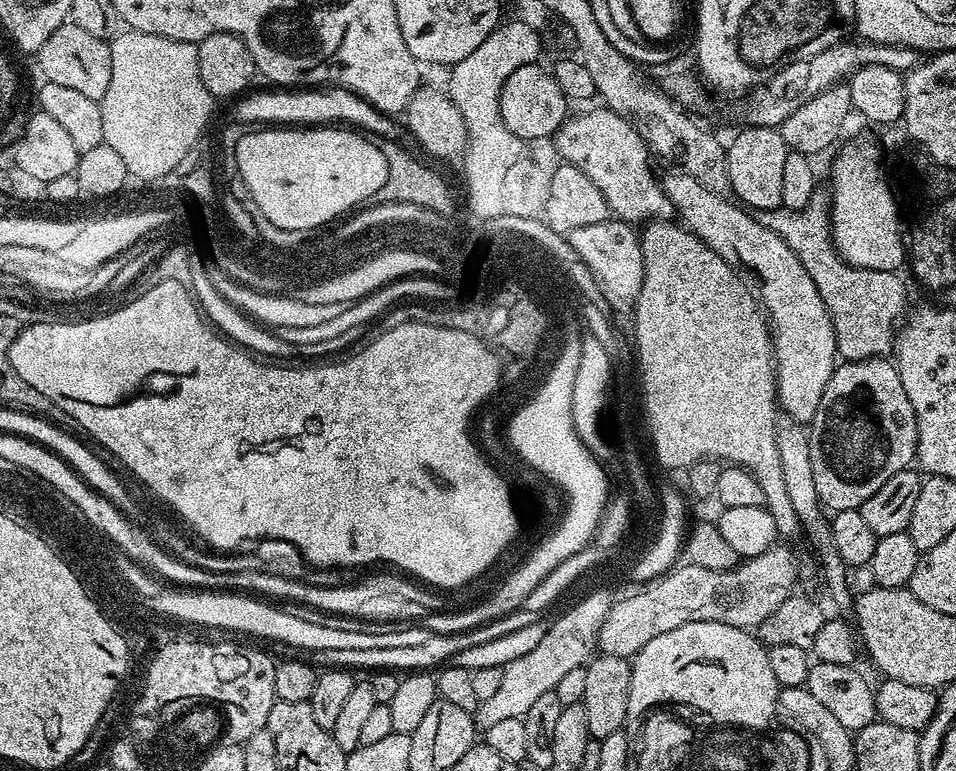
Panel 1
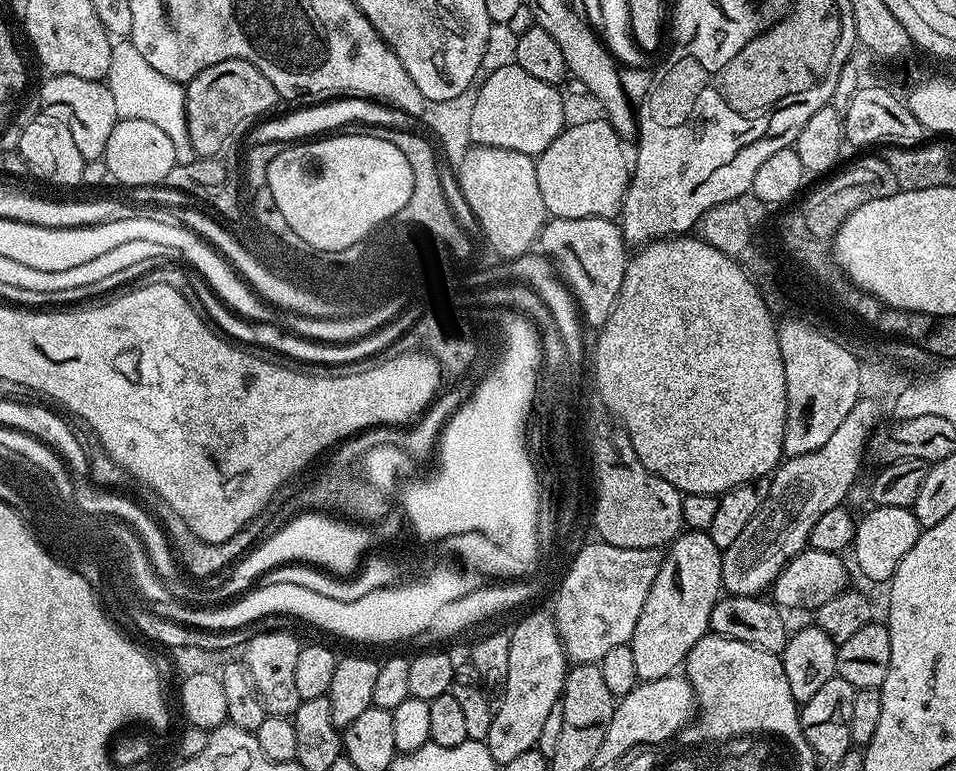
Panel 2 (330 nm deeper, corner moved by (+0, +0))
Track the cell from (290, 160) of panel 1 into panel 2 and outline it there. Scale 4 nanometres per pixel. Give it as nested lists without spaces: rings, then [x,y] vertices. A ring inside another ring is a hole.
[[[354,134],[349,140],[328,140],[328,144],[312,144],[312,148],[304,148],[296,152],[284,152],[276,164],[272,164],[272,193],[276,195],[276,204],[280,204],[280,209],[284,211],[284,216],[288,216],[288,224],[296,228],[299,235],[312,239],[312,244],[320,243],[322,246],[340,248],[343,245],[352,244],[359,237],[364,237],[368,233],[368,228],[375,226],[376,222],[387,212],[398,209],[401,203],[408,201],[408,188],[410,178],[408,177],[408,164],[403,156],[391,146],[386,146],[383,135],[360,136]]]

